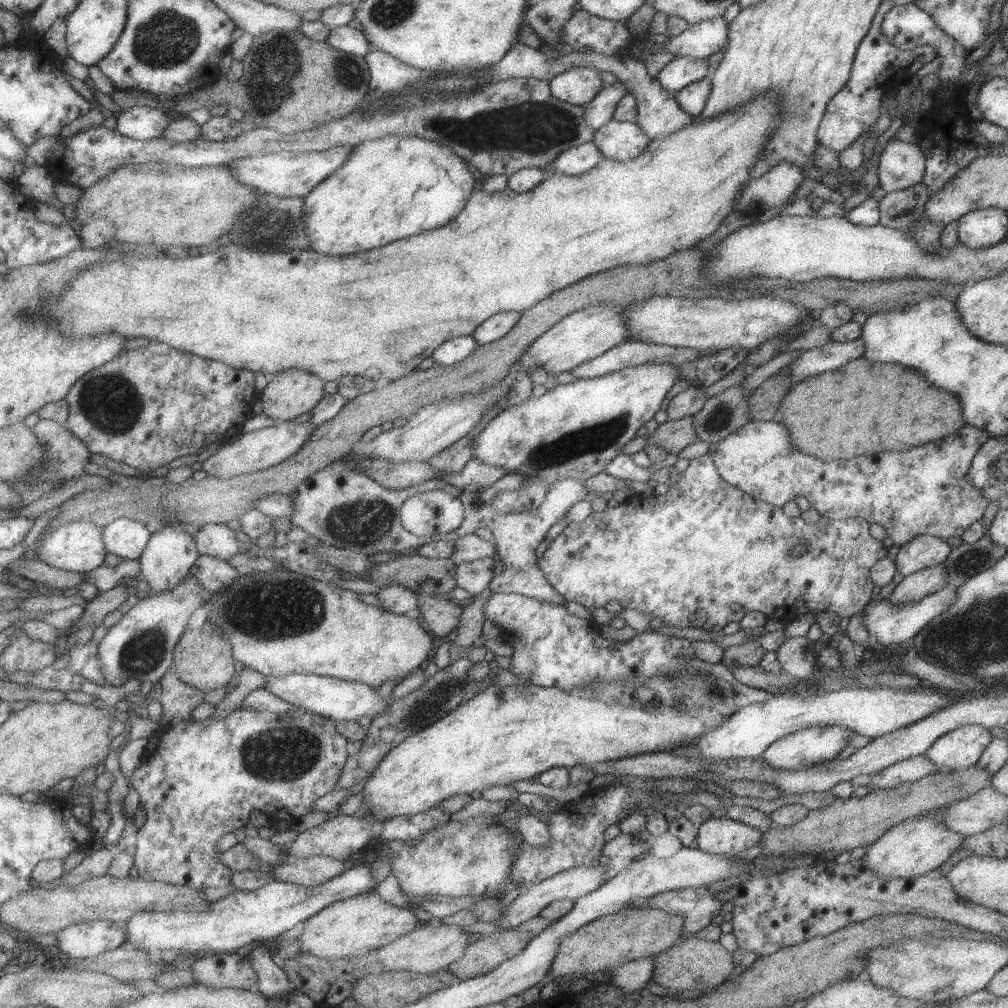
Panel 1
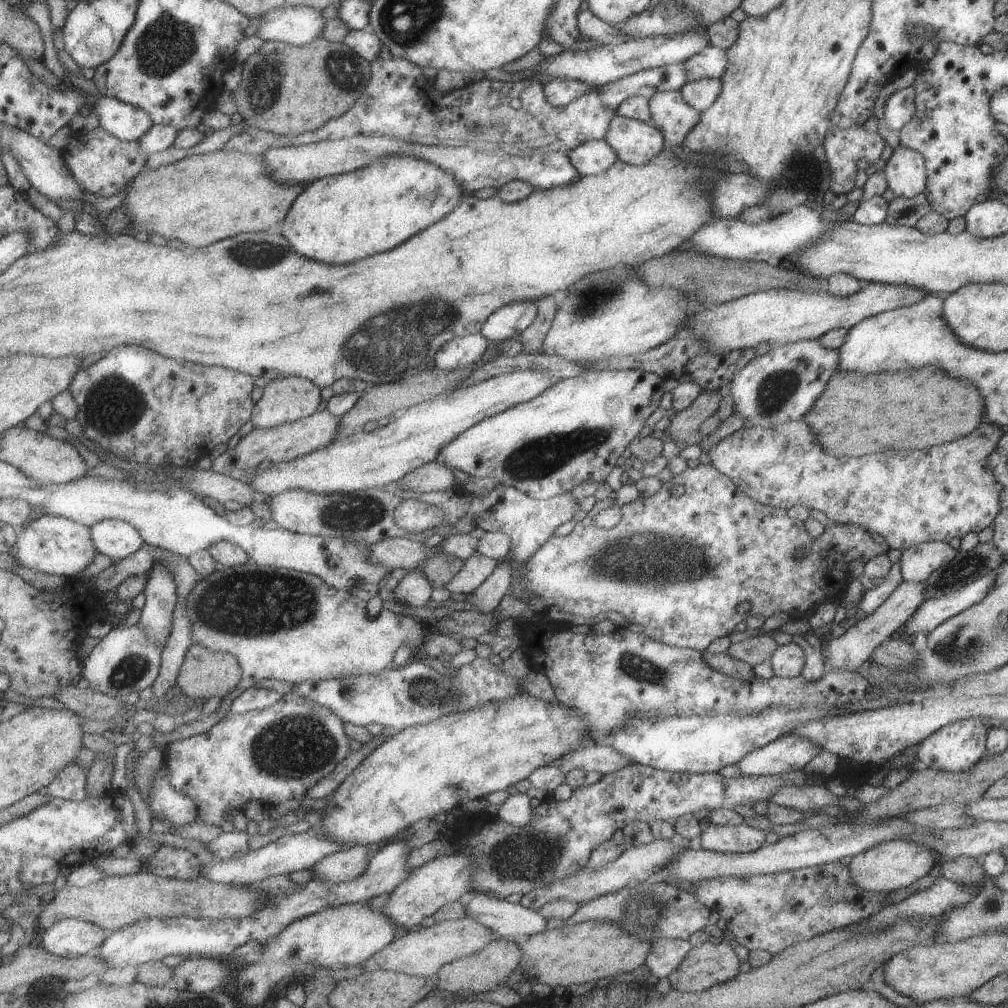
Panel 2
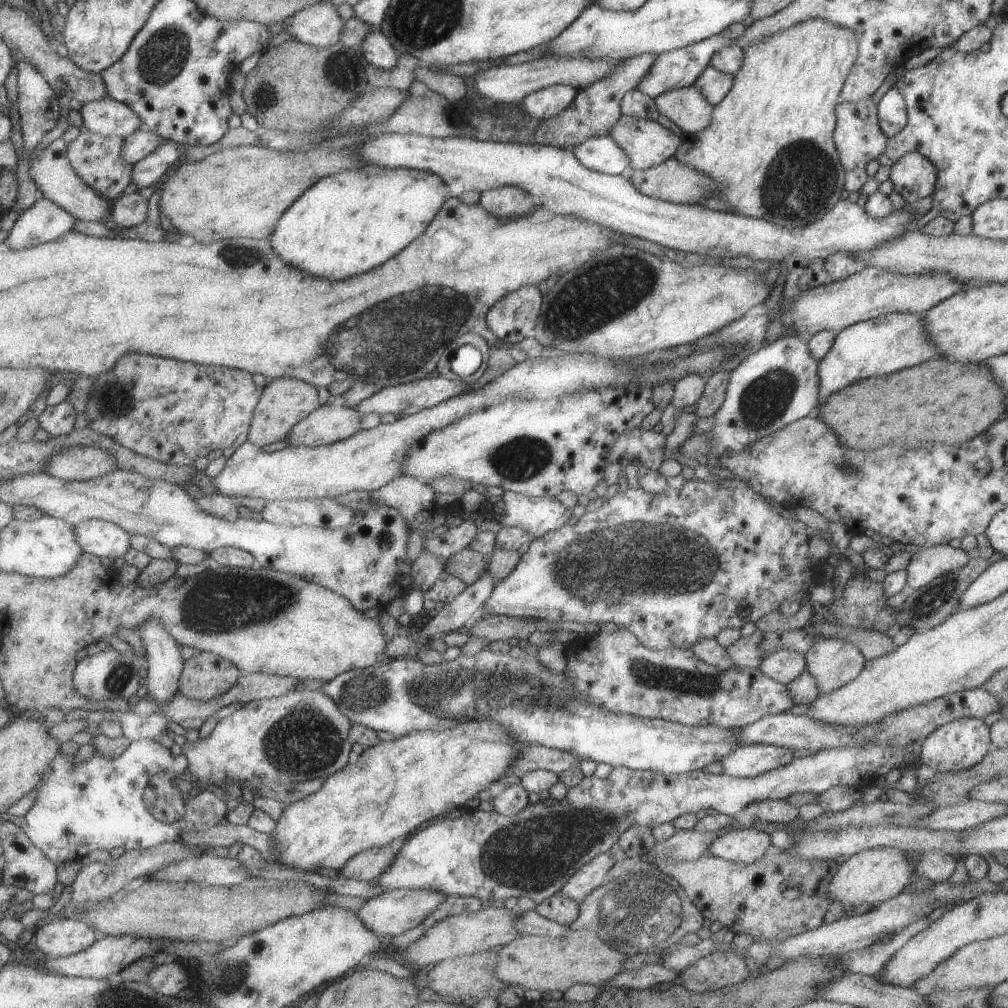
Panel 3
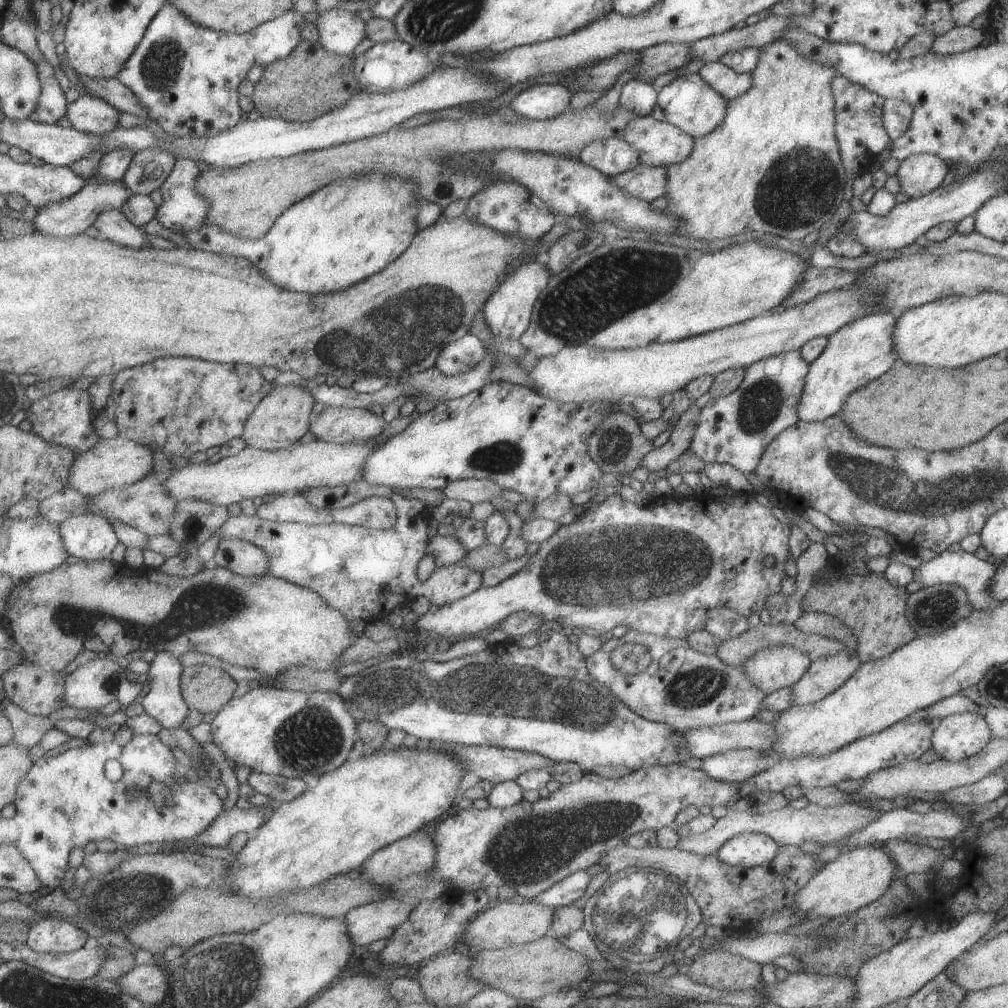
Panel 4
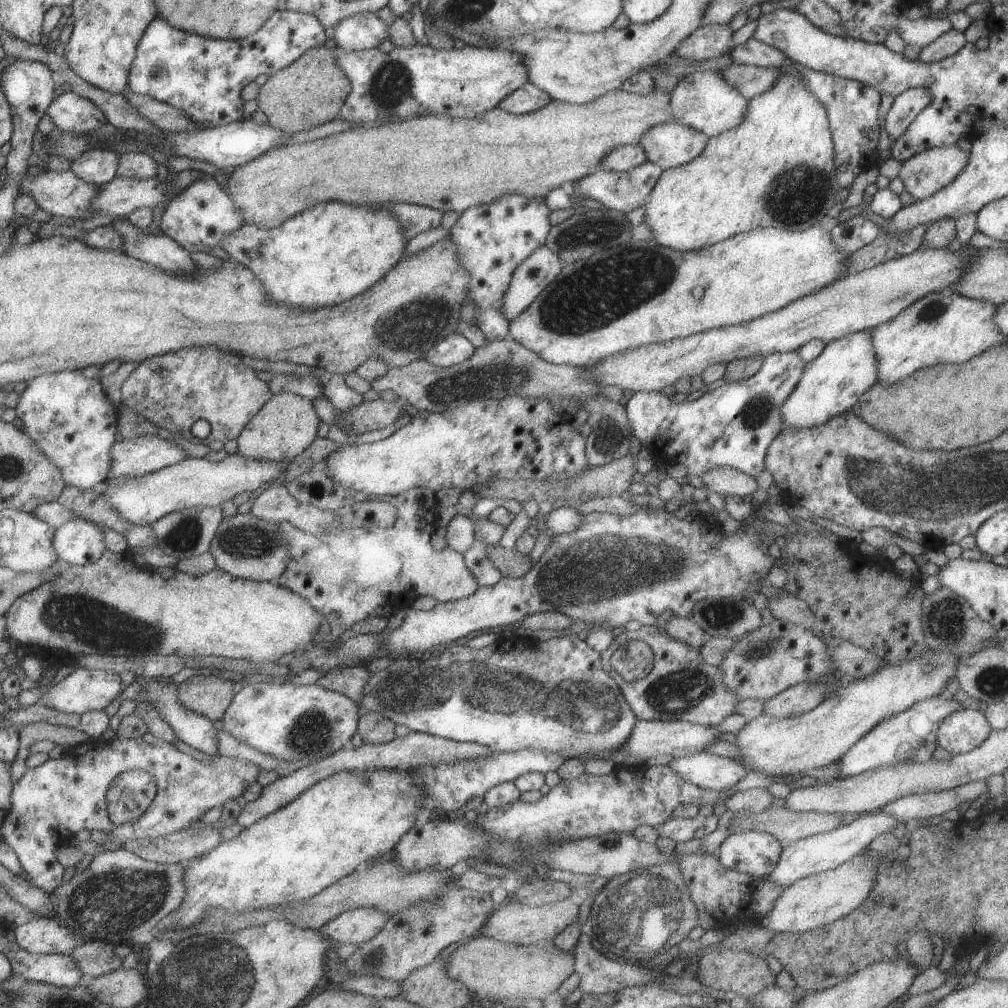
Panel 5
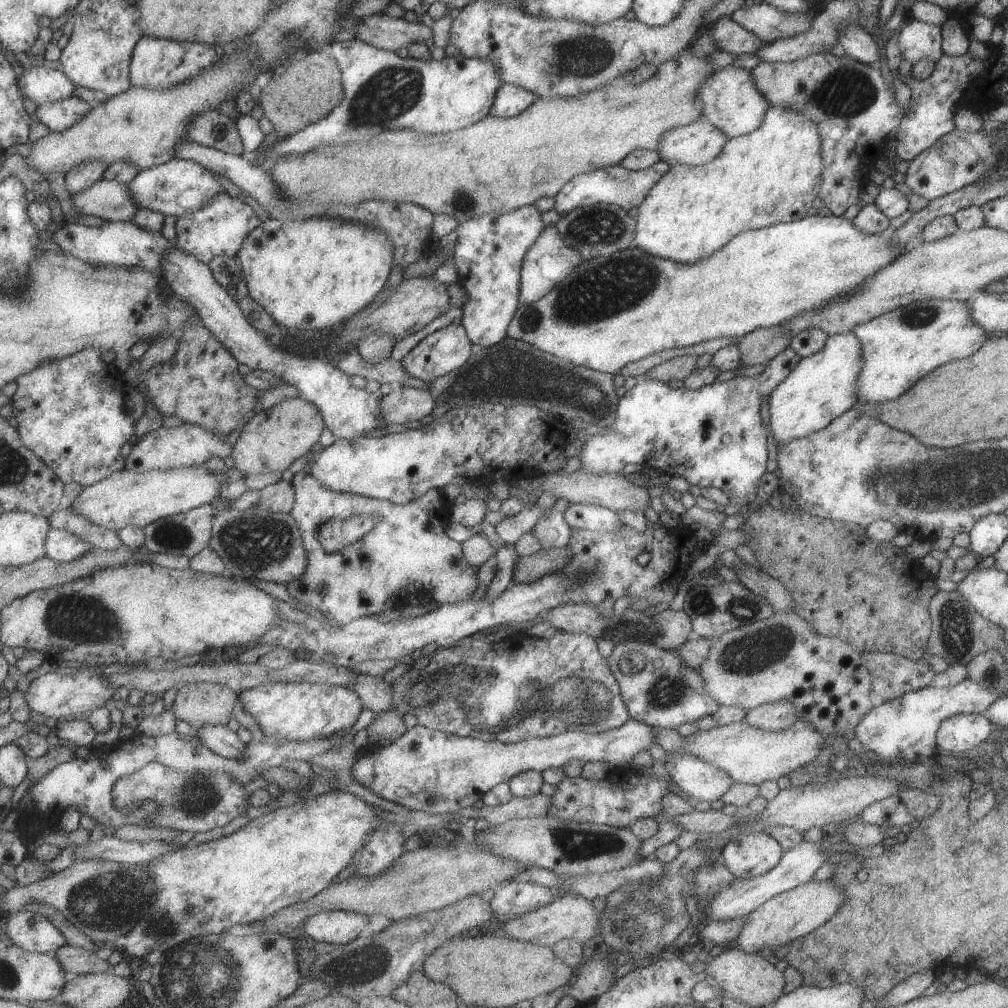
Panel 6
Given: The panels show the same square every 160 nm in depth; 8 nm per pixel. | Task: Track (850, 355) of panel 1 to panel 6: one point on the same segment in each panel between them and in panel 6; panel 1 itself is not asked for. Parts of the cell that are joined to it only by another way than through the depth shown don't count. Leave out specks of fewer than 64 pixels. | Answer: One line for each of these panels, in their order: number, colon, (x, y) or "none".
2: (780, 386)
3: (777, 384)
4: (734, 429)
5: (733, 425)
6: (713, 436)

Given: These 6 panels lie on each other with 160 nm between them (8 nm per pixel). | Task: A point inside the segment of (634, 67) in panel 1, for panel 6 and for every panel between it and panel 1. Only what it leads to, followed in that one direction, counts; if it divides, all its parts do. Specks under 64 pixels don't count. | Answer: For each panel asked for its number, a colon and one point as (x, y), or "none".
2: (668, 112)
3: (687, 109)
4: (688, 102)
5: (703, 101)
6: (729, 101)

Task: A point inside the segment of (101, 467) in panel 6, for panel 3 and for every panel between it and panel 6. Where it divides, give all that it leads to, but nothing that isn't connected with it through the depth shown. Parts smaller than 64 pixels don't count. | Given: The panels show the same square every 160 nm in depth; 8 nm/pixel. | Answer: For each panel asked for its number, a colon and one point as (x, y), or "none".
3: (60, 419)
4: (65, 417)
5: (70, 417)

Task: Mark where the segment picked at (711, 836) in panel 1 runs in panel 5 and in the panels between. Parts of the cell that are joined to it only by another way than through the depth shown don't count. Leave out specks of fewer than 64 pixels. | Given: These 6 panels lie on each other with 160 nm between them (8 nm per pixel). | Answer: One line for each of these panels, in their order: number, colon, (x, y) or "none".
2: (743, 838)
3: (740, 845)
4: (747, 850)
5: (756, 853)

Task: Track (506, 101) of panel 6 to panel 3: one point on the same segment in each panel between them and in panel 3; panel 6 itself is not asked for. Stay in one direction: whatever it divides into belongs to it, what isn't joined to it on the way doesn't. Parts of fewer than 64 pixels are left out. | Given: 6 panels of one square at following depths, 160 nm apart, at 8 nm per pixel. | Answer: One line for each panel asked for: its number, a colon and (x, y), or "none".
3: (549, 100)
4: (545, 101)
5: (527, 98)

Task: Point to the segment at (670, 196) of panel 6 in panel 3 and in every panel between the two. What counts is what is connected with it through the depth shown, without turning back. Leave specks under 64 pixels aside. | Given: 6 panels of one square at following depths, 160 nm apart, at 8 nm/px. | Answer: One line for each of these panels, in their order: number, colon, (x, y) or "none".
3: (769, 147)
4: (772, 164)
5: (777, 163)

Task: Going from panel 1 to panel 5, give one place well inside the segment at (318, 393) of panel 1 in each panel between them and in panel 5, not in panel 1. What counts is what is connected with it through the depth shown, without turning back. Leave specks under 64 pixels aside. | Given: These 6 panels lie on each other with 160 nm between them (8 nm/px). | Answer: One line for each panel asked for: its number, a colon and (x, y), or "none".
2: (288, 399)
3: (285, 401)
4: (282, 416)
5: (279, 432)

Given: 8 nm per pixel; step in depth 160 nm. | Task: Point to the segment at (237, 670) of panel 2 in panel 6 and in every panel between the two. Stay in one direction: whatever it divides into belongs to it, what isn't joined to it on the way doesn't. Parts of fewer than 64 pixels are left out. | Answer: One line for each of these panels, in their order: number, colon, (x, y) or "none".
3: (207, 675)
4: (205, 689)
5: (210, 696)
6: (200, 704)

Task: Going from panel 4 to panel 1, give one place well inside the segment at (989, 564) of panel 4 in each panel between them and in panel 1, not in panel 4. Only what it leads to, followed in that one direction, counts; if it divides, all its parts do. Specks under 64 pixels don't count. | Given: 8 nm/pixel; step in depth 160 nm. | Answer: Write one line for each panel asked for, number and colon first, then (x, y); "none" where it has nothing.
1: (922, 551)
2: (916, 562)
3: (922, 566)

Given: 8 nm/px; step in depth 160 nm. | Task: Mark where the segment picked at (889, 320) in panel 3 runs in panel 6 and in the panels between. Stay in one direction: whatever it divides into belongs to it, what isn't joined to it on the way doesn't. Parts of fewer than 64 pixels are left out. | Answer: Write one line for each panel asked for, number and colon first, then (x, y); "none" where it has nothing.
4: (857, 352)
5: (831, 383)
6: (820, 387)

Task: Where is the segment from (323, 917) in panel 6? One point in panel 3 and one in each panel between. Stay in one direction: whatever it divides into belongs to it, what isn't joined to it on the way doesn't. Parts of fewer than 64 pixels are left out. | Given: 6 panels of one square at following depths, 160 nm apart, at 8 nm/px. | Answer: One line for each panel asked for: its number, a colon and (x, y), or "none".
3: (388, 914)
4: (376, 919)
5: (355, 926)

